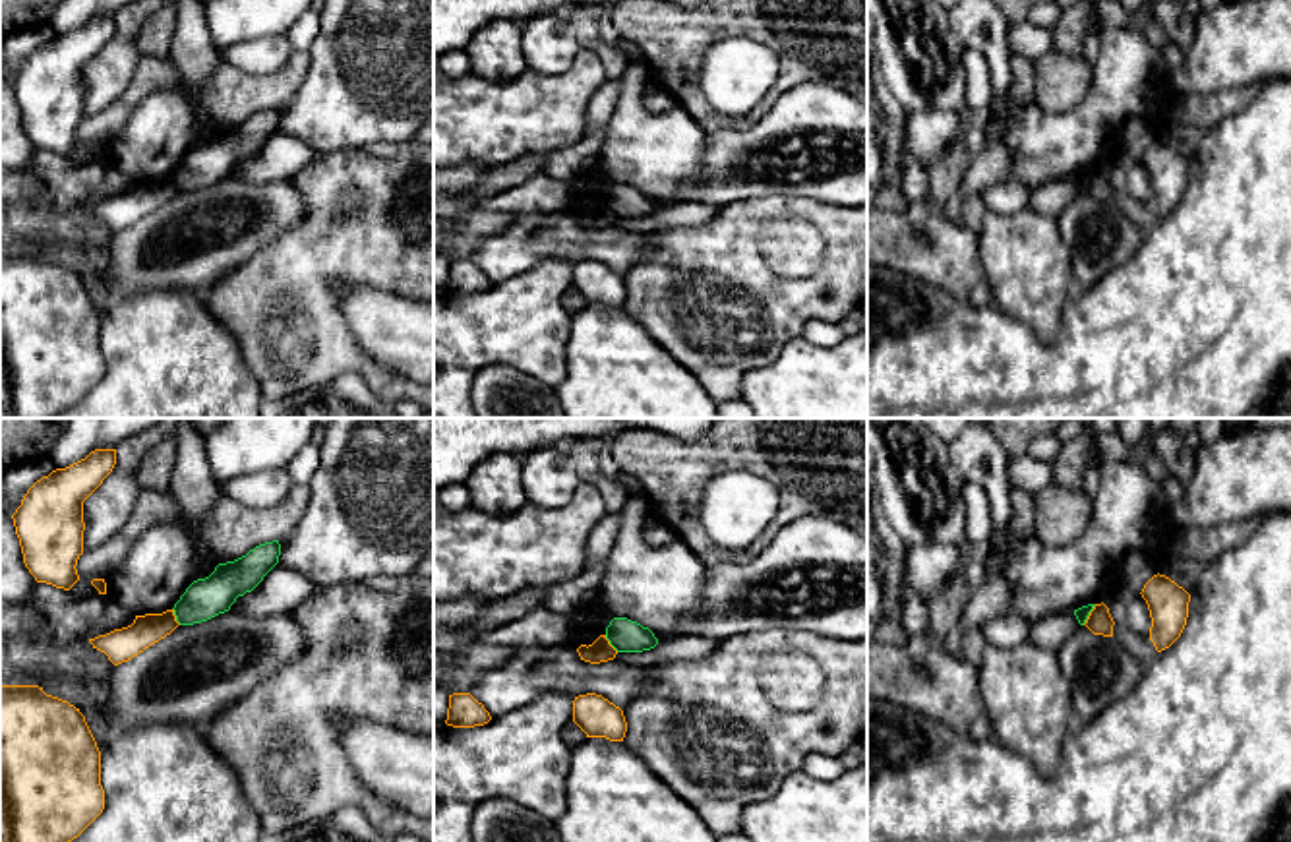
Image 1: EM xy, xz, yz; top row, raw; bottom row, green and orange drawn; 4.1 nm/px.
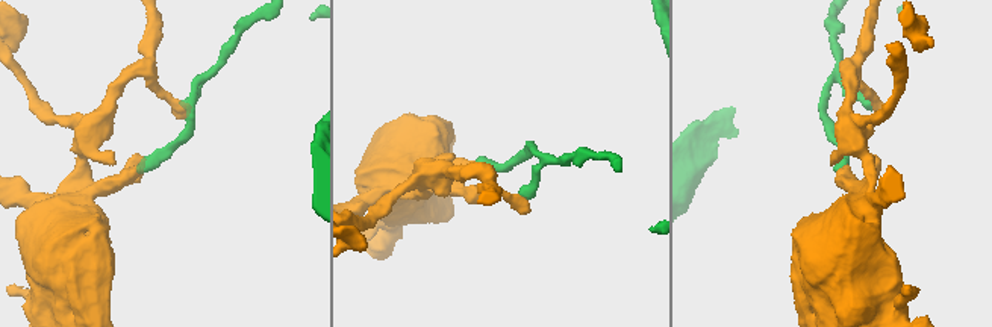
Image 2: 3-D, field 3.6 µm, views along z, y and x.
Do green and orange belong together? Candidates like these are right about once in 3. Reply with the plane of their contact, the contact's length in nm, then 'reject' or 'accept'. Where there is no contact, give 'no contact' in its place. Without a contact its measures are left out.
yz | 110 nm | reject

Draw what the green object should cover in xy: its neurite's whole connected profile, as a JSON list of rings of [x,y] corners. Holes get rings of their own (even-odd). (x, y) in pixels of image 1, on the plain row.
[[[279,106],[265,108],[246,122],[219,130],[215,137],[194,147],[174,170],[174,182],[180,192],[207,188],[230,176],[238,163],[252,159],[263,143],[279,130]]]

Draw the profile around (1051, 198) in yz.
[[[1074,178],[1049,182],[1032,190],[1030,207],[1036,213],[1059,217],[1078,192]]]

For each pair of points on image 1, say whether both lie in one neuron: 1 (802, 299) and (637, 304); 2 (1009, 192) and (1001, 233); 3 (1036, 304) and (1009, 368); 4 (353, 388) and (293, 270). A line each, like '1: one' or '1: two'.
1: one
2: two
3: two
4: two

